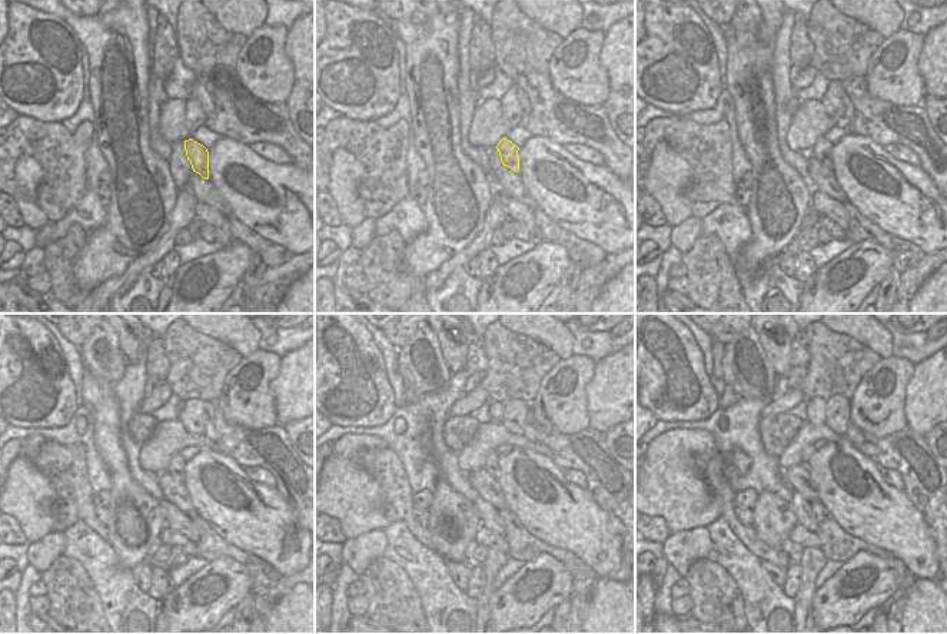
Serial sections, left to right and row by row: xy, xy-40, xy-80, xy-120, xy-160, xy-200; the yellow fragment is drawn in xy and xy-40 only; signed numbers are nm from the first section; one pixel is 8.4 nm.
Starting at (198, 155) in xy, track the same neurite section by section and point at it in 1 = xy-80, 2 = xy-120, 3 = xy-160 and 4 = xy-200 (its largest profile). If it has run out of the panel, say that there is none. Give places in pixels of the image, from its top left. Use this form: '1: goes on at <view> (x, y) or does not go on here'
1: goes on at xy-80 (821, 150)
2: goes on at xy-120 (176, 468)
3: goes on at xy-160 (491, 462)
4: goes on at xy-200 (807, 452)

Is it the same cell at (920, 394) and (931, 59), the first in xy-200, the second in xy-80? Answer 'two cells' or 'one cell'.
one cell

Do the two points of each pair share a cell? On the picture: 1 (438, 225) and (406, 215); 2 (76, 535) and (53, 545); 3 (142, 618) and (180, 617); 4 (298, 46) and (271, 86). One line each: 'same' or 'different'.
1: different
2: different
3: different
4: different

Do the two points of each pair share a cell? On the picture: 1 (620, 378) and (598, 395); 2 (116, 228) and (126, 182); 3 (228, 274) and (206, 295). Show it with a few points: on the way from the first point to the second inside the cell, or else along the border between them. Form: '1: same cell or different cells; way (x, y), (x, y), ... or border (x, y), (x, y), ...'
1: same cell; way (614, 384), (604, 394)
2: same cell; way (126, 216), (126, 193)
3: same cell; way (222, 279), (212, 289)

